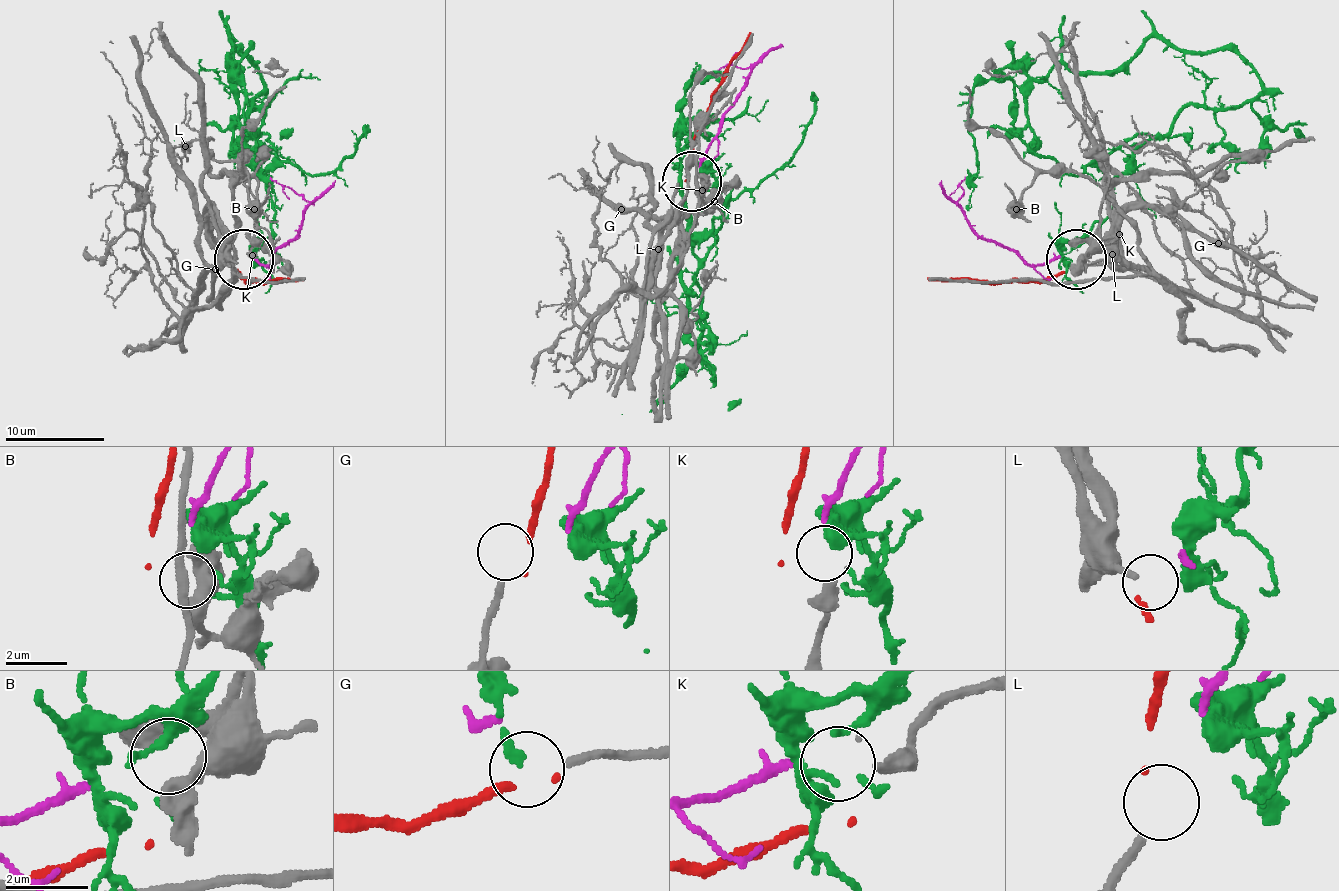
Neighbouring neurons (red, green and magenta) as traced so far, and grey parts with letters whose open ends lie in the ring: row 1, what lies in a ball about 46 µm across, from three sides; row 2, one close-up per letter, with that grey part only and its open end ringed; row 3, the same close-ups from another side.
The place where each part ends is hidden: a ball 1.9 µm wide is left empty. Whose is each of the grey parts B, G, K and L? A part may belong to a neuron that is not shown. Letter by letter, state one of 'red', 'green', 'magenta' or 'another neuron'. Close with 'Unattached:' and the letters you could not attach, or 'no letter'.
B: another neuron
G: another neuron
K: magenta
L: red
Unattached: B, G

